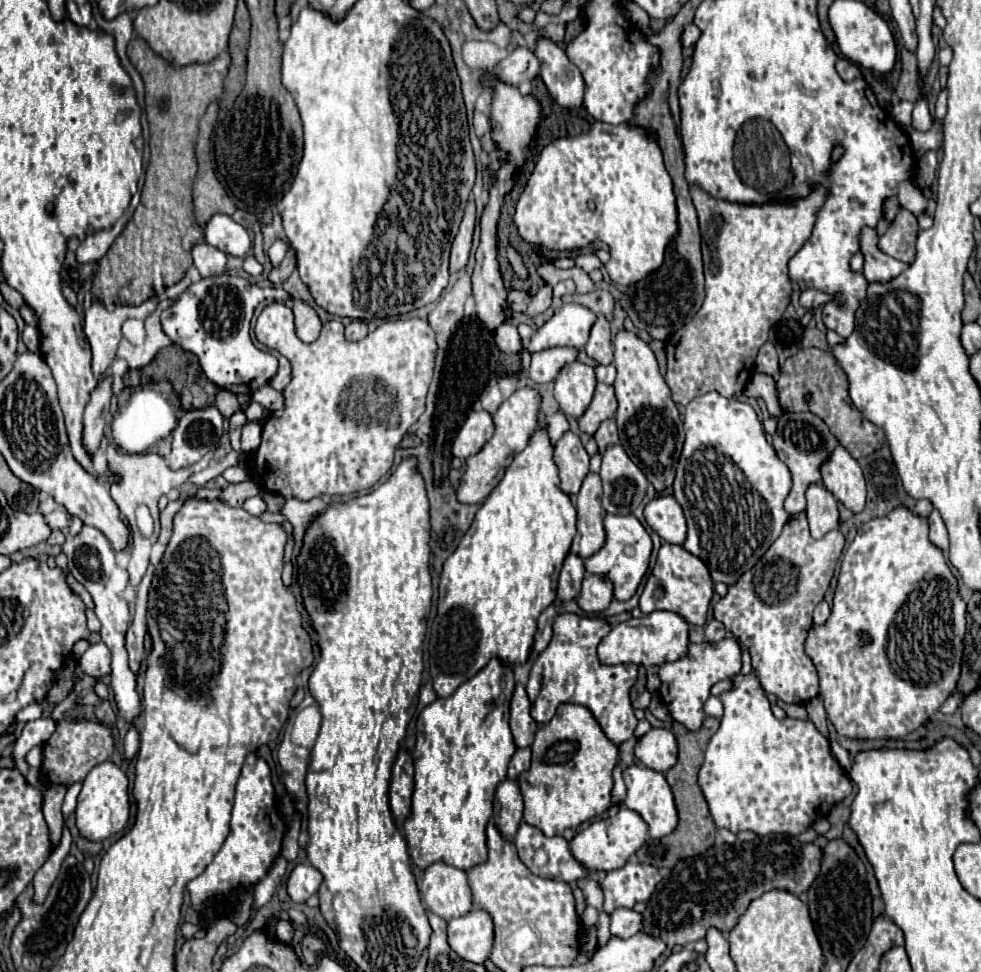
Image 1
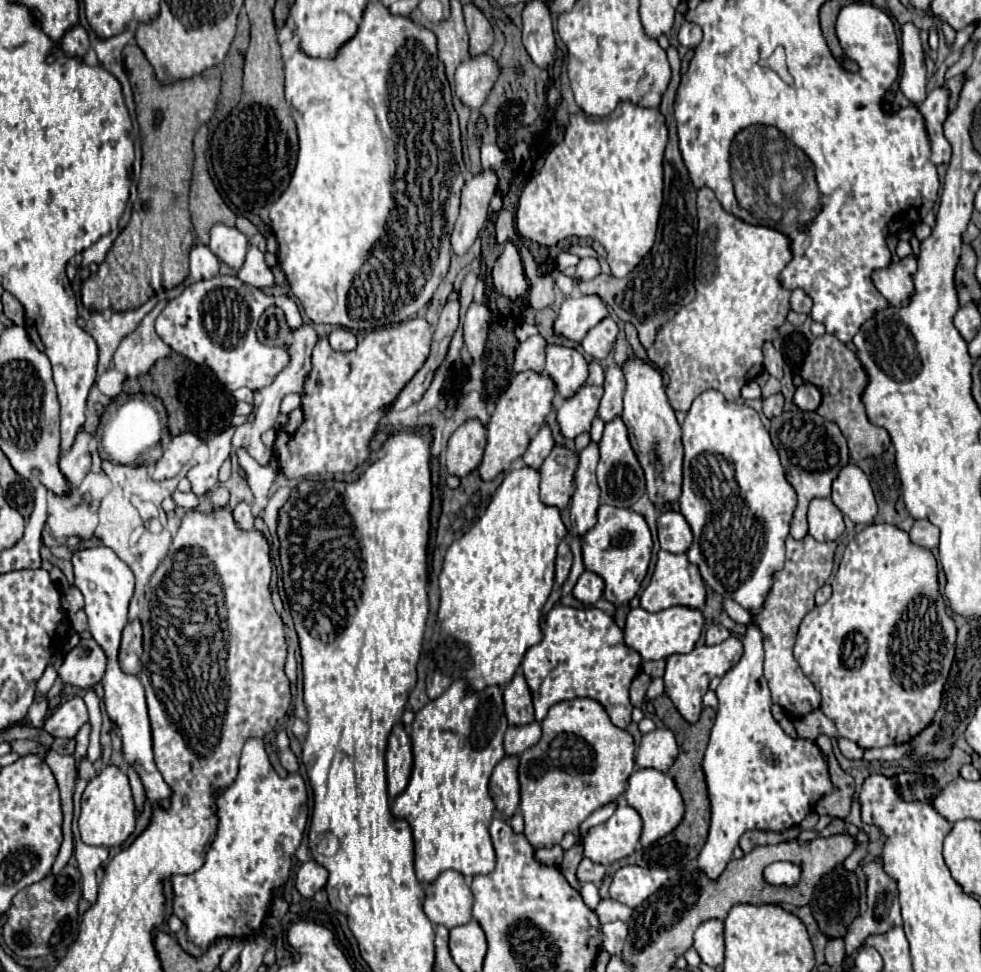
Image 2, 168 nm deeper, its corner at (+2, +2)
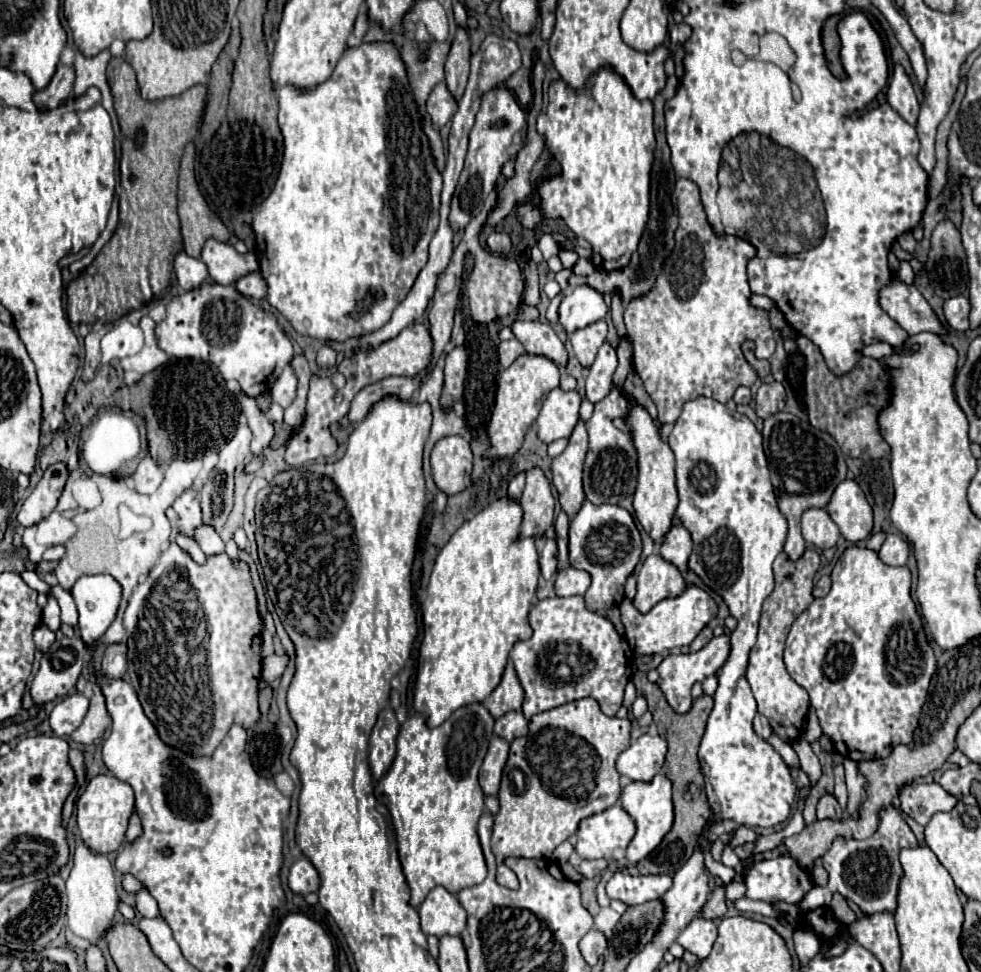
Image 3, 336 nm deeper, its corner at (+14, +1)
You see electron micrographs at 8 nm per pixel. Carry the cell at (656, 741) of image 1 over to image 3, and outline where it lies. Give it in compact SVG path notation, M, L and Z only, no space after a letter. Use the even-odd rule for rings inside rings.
M643 734L617 758L619 774L625 774L629 780L647 782L653 774L661 772L667 752L667 742L657 734Z

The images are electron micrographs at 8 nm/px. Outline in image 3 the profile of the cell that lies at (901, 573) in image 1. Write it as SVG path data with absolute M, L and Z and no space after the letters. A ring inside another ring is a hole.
M857 544L849 546L843 556L837 560L837 564L833 566L831 572L831 590L827 596L817 598L809 604L809 608L793 622L787 644L785 644L785 666L789 676L807 690L809 698L811 698L811 706L819 718L819 724L823 728L823 734L833 742L835 750L851 760L879 760L879 758L887 758L891 754L891 750L897 744L909 744L913 740L913 730L919 724L919 716L921 716L921 706L927 698L927 688L931 682L931 676L935 674L935 650L931 640L925 634L925 622L921 618L921 614L917 612L917 604L911 598L911 570L907 566L887 566L881 558L879 552L869 550L869 548L861 548Z

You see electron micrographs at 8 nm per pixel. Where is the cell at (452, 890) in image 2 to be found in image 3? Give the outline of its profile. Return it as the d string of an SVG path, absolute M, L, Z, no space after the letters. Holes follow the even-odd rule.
M443 886L433 888L417 910L421 916L421 930L425 934L433 934L437 938L459 936L465 928L465 910L461 908L457 896Z

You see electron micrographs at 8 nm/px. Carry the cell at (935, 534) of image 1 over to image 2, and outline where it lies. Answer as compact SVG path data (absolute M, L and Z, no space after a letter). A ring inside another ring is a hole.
M915 521L909 531L909 539L919 547L935 549L939 545L939 529L929 521Z

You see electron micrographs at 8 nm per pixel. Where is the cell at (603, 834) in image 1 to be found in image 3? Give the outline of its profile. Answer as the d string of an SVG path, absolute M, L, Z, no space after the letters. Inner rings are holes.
M615 804L601 814L585 818L577 830L575 852L581 858L611 860L617 848L627 848L635 834L635 822Z

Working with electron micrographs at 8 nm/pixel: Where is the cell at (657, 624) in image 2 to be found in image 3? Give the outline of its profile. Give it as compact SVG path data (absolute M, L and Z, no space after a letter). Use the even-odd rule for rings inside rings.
M687 586L683 596L661 600L647 614L639 614L633 602L627 598L619 604L619 610L621 622L625 626L625 638L631 650L639 648L639 654L661 654L663 650L681 650L689 646L695 636L707 626L707 622L717 614L717 604L705 590L697 586Z

